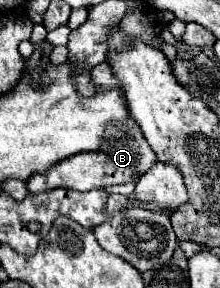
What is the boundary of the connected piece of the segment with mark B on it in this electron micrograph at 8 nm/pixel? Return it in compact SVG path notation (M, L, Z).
M130 115L128 121L124 123L107 126L103 143L98 151L81 152L72 157L66 157L66 161L58 161L56 165L52 165L52 169L46 169L44 173L34 173L26 181L26 185L30 193L42 193L42 191L56 189L56 187L90 191L90 189L106 187L106 185L132 183L138 173L146 173L154 163L156 163L156 153L152 151L138 123Z

